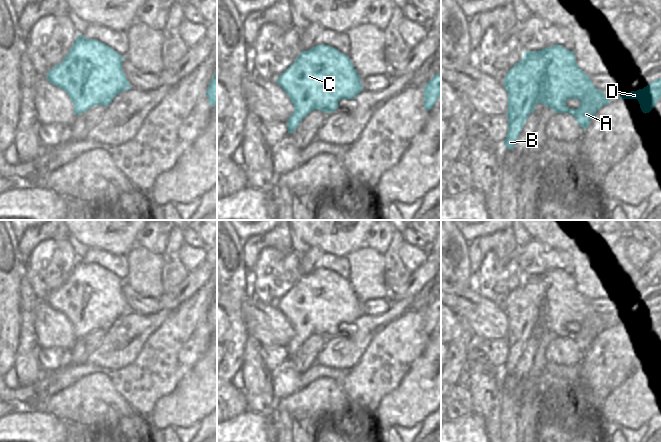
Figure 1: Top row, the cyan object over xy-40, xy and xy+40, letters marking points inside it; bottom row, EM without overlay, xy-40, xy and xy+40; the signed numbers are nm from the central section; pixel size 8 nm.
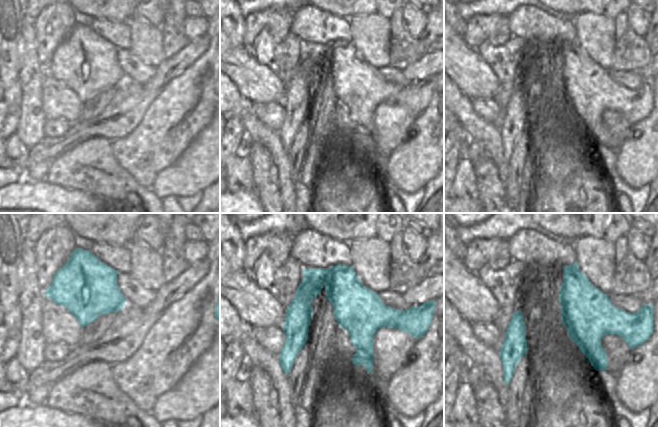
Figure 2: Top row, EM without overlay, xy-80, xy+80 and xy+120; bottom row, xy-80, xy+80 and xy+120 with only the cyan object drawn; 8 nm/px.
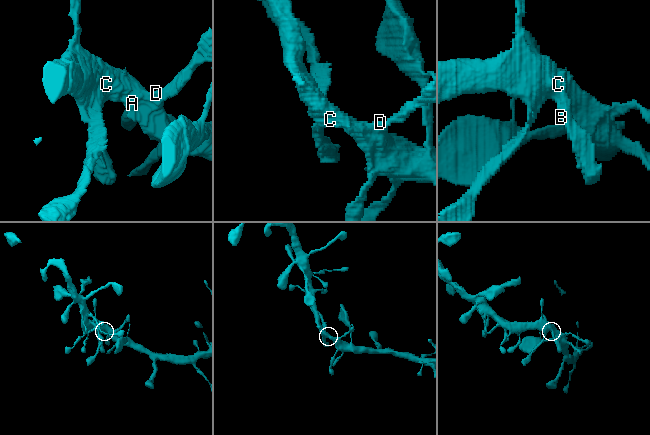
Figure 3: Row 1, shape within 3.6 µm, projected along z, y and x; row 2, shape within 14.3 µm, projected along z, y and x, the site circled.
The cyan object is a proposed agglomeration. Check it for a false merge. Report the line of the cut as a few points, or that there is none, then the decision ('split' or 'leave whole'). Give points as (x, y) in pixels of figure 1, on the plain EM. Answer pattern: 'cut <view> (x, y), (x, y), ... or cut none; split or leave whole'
cut none; leave whole

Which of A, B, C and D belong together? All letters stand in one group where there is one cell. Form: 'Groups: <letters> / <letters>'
Groups: A B C D

